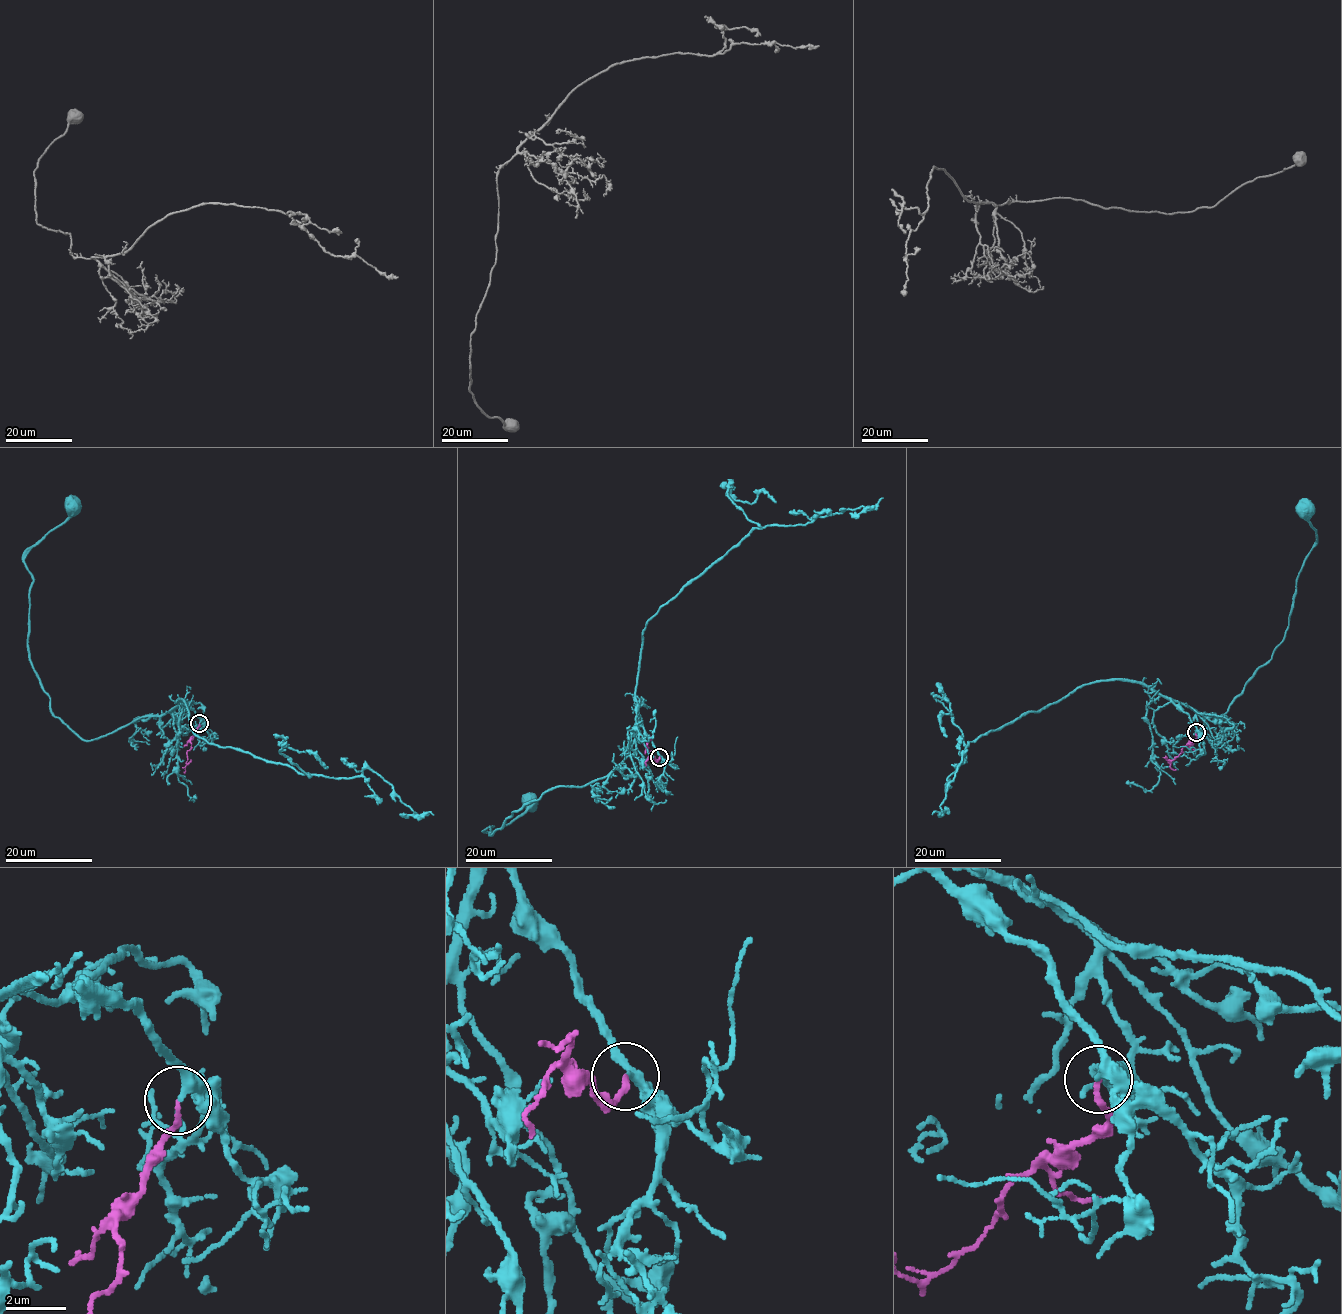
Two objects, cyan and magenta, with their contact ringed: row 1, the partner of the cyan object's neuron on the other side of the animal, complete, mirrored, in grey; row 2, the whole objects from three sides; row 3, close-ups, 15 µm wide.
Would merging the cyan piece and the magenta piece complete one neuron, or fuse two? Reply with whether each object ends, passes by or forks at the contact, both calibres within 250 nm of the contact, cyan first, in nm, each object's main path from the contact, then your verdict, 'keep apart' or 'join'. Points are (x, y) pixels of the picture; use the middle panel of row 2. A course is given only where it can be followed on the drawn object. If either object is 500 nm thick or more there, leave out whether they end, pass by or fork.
cyan passes by; magenta ends there; 240 nm thick on the cyan side, 180 nm on the other; cyan runs (659, 756), (641, 726), (605, 777), (548, 790), (492, 835), (492, 825), (484, 830), (504, 827), (528, 803); magenta runs (659, 756), (657, 760), (651, 751), (647, 752), (646, 746), (645, 753); join

